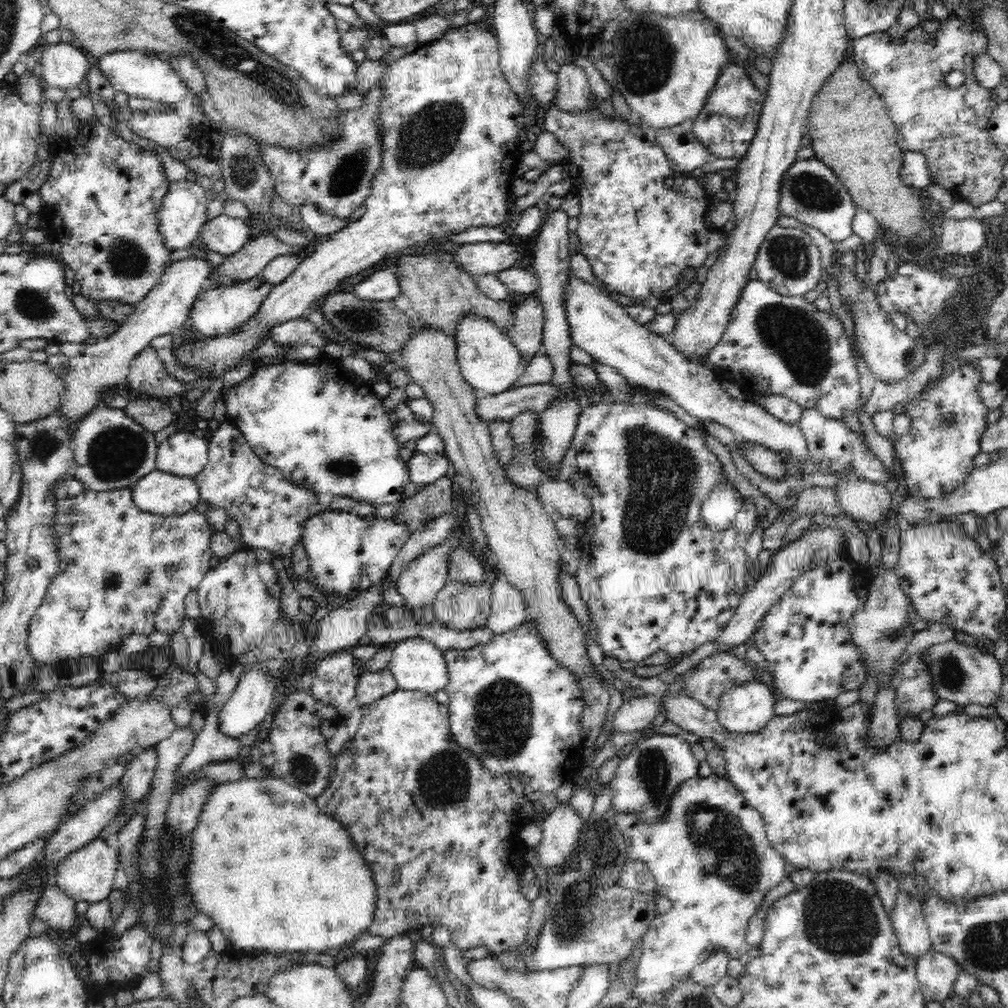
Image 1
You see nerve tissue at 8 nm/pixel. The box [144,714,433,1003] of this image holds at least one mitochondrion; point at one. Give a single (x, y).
(304, 769)

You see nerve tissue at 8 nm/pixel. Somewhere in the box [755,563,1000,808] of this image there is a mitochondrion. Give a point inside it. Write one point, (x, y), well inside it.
(950, 675)

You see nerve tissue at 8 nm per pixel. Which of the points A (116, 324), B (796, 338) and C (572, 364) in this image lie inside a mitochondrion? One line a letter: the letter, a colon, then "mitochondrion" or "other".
A: other
B: mitochondrion
C: other

